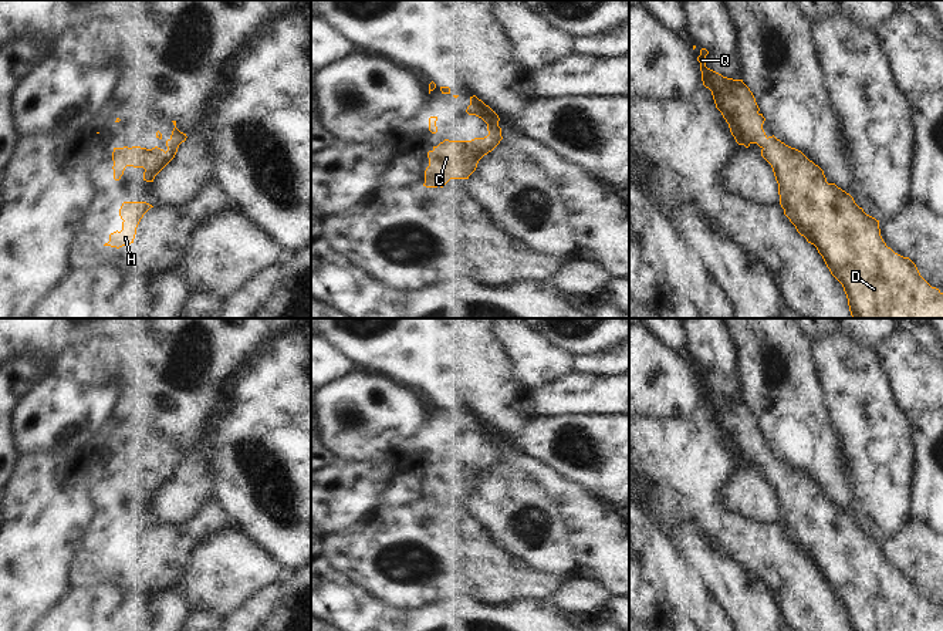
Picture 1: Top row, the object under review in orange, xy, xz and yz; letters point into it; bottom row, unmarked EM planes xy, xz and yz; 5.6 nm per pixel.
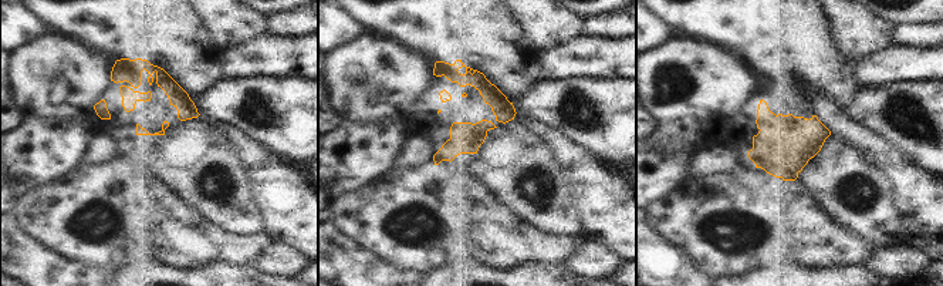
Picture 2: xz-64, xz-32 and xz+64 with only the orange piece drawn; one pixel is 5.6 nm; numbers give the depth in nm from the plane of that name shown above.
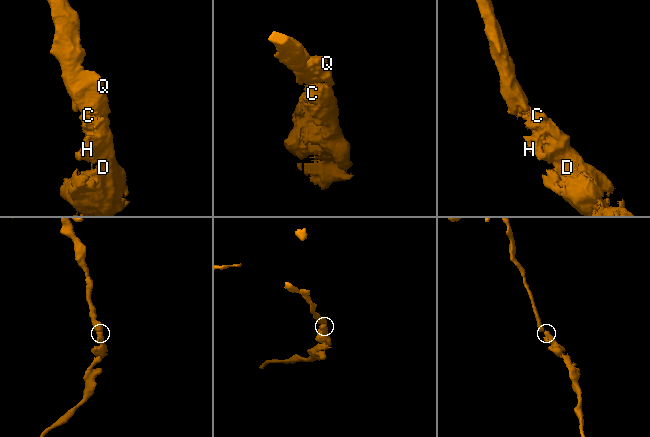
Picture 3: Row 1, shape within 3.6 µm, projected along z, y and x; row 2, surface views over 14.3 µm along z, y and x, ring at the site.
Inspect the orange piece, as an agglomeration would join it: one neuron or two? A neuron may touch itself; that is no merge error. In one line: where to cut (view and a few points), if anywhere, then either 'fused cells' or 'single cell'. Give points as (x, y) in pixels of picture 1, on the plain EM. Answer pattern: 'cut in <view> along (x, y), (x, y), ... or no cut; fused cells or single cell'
no cut; single cell

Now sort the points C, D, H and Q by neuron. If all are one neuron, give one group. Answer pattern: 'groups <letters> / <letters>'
groups C D H Q

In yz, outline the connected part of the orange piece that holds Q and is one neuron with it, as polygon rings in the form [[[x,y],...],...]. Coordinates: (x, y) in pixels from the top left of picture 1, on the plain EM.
[[[706,367],[700,368],[697,379],[700,381],[702,399],[712,409],[716,426],[721,431],[729,442],[730,451],[738,463],[748,466],[757,462],[761,466],[761,475],[771,483],[775,499],[778,502],[780,523],[784,533],[795,544],[797,550],[814,563],[822,574],[831,593],[842,603],[848,617],[851,631],[943,631],[943,611],[932,605],[919,591],[916,583],[909,577],[895,571],[886,564],[881,554],[879,539],[866,533],[854,516],[838,506],[828,502],[824,489],[810,479],[801,469],[791,466],[777,458],[774,453],[767,455],[763,442],[765,436],[760,432],[760,426],[750,406],[743,398],[733,398],[706,385]]]

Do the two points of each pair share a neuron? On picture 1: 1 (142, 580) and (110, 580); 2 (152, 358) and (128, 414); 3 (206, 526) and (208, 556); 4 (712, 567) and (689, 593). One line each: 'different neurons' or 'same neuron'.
1: different neurons
2: same neuron
3: different neurons
4: different neurons

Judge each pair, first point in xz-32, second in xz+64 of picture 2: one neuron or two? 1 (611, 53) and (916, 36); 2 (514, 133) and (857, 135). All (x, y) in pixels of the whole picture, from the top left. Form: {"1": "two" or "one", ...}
{"1": "two", "2": "two"}

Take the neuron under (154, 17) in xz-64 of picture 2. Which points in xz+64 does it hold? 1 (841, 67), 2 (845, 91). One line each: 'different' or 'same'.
1: same
2: same

